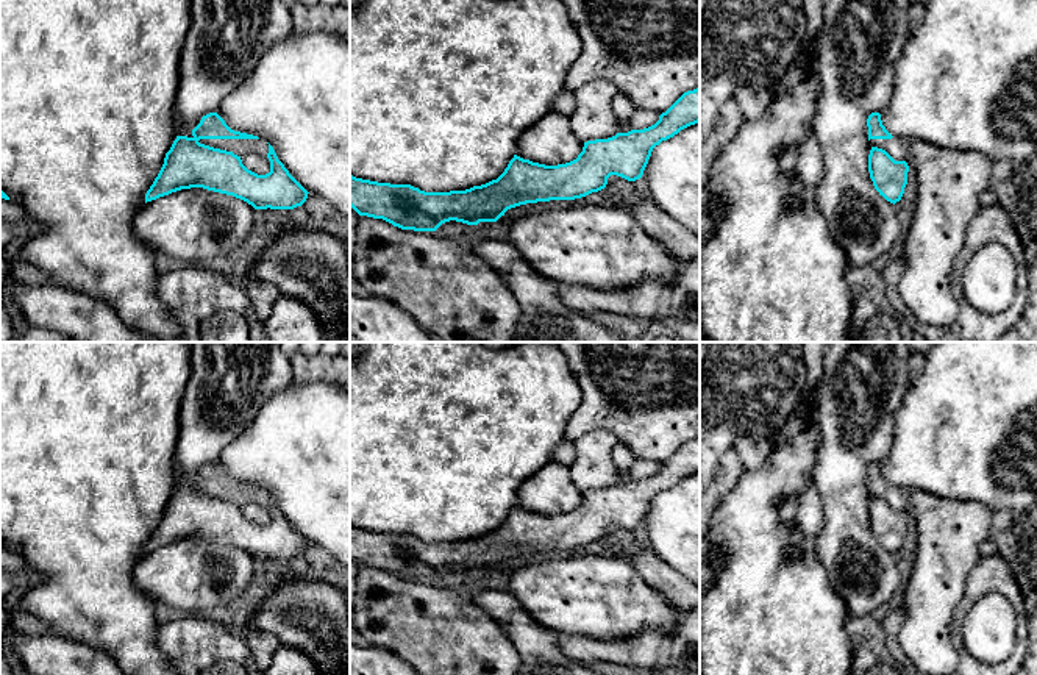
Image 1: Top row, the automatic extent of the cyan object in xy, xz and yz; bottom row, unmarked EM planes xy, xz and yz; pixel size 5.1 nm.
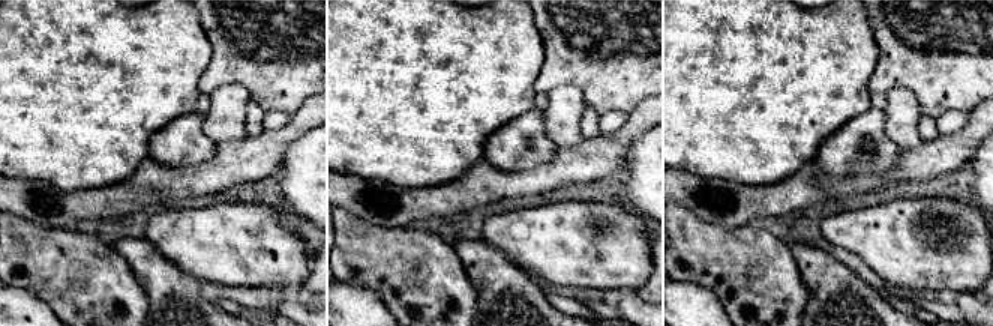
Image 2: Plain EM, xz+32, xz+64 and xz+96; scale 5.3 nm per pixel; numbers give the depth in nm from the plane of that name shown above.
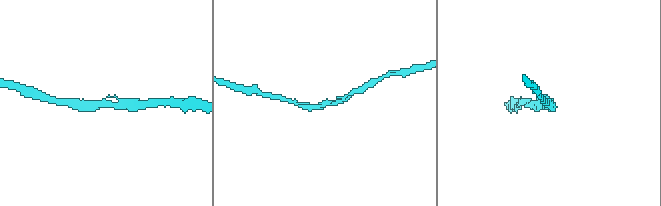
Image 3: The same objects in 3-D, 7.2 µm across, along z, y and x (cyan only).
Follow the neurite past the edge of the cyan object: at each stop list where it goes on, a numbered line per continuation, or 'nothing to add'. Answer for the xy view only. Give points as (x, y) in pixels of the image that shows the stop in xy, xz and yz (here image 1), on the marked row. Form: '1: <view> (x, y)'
1: xy (239, 147)

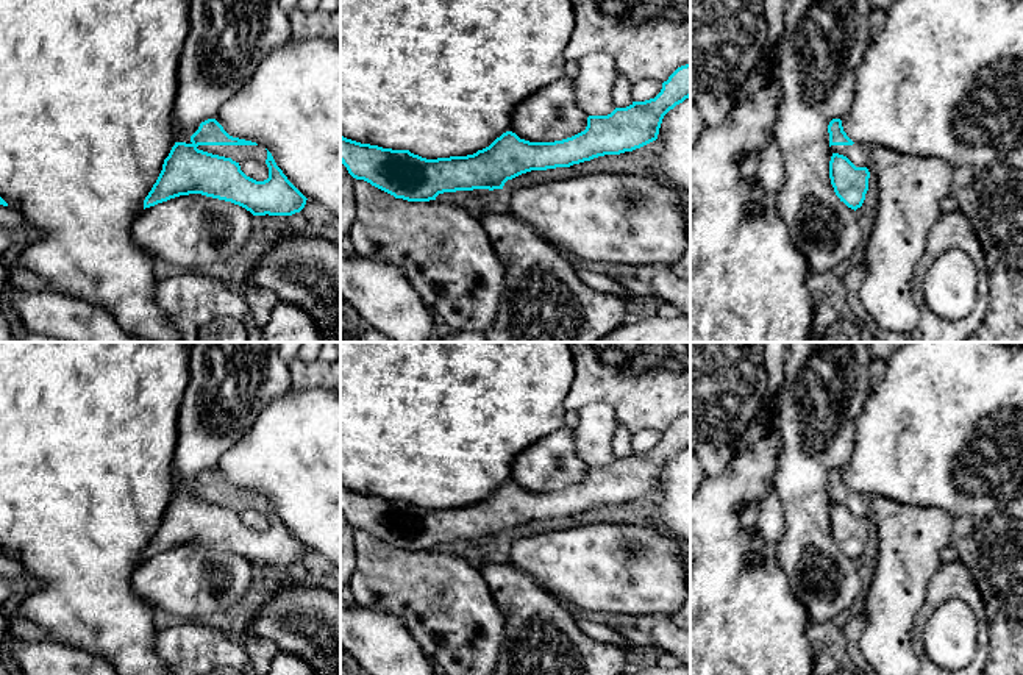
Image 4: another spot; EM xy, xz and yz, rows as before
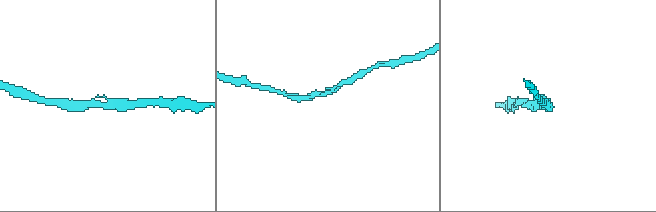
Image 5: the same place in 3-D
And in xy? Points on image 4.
1: xy (238, 153)

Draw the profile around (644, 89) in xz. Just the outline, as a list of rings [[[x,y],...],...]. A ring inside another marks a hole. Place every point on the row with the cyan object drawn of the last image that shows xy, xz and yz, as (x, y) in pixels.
[[[640,80],[636,84],[633,84],[633,100],[634,102],[645,102],[650,98],[654,98],[661,89],[662,83],[659,80]]]

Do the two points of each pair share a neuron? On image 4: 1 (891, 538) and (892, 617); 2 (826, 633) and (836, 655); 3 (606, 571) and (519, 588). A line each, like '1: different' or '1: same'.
1: same
2: same
3: different

